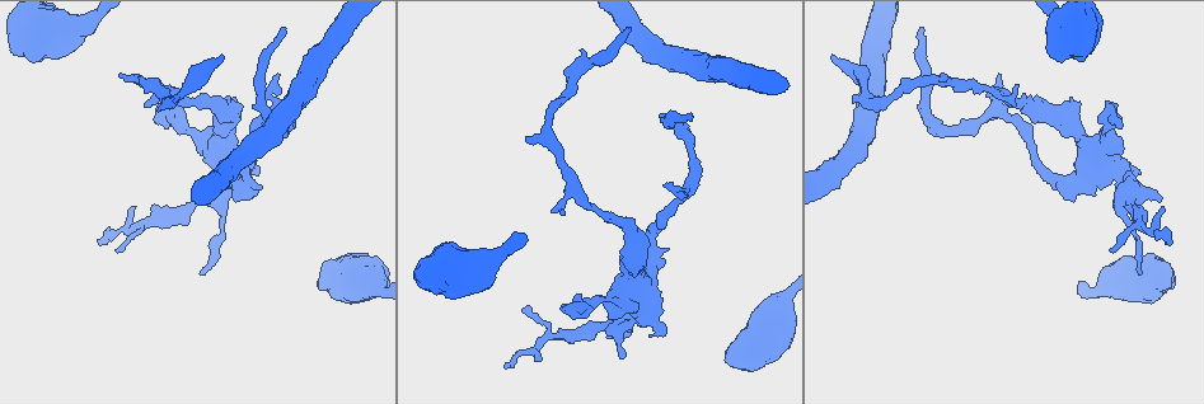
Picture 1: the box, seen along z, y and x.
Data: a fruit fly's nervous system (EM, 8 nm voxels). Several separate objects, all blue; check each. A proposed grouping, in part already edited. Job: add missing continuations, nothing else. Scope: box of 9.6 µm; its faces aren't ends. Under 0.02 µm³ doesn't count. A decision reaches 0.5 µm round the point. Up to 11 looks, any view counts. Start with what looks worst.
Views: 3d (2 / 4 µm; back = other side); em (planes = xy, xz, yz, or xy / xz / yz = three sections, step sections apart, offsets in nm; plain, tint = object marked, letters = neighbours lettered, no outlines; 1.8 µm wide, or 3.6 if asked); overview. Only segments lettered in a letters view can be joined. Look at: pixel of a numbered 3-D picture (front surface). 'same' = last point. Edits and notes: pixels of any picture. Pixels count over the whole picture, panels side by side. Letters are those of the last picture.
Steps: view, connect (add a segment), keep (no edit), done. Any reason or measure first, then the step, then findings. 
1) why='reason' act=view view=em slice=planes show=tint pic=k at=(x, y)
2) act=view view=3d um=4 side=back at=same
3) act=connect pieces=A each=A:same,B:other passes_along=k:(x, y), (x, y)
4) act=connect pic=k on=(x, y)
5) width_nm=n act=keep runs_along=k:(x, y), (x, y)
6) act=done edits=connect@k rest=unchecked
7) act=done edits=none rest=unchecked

why='free end' act=view view=3d um=4 pic=1 at=(648, 336)

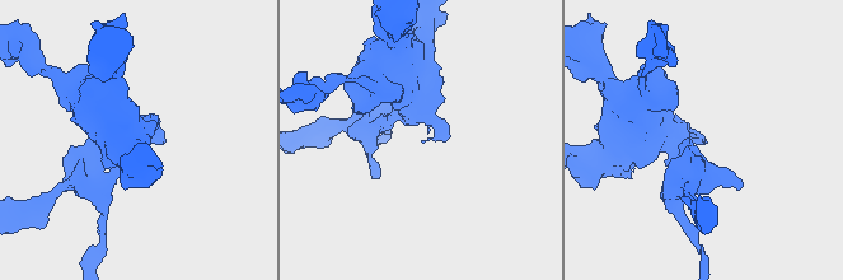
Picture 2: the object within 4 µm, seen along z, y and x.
act=view view=em slice=xy step=4 show=tint pic=2 at=(421, 142)

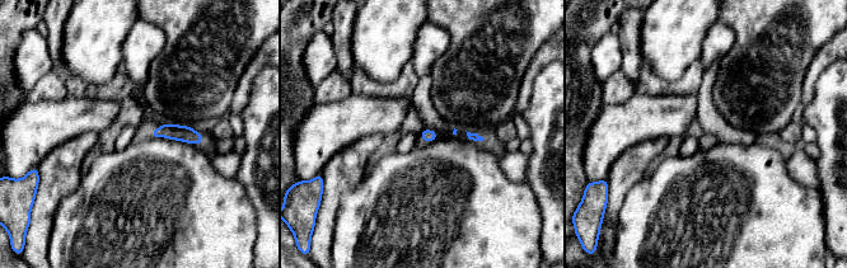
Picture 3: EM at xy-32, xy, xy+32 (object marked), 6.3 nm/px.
act=view view=em slice=planes show=letters at=same

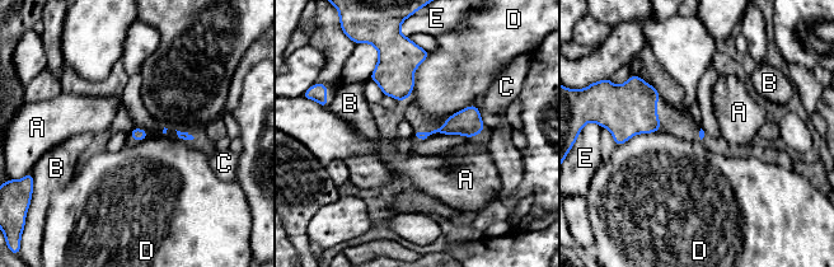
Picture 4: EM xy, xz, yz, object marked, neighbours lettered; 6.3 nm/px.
act=keep each=A:other,B:other,C:other,D:other,E:other found='no lettered segment goes on from it'

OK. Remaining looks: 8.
act=view view=em slice=planes show=letters pic=1 at=(631, 31)

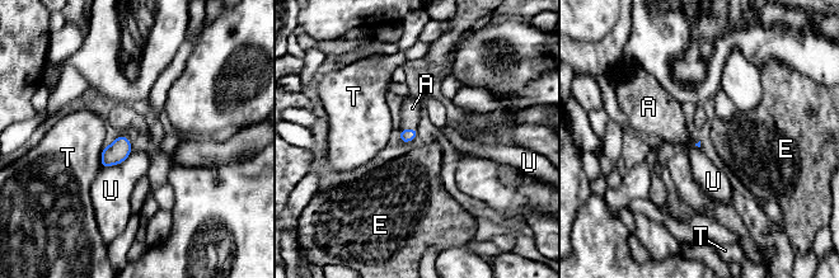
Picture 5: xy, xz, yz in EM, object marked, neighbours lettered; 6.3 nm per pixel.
act=connect pieces=A each=A:same,E:other,T:other,U:other passes_along=5:(406, 135), (408, 130), (412, 108) found='it goes on there'

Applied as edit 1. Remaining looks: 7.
why='narrows sharply' act=view view=em slice=planes show=letters pic=1 at=(686, 191)

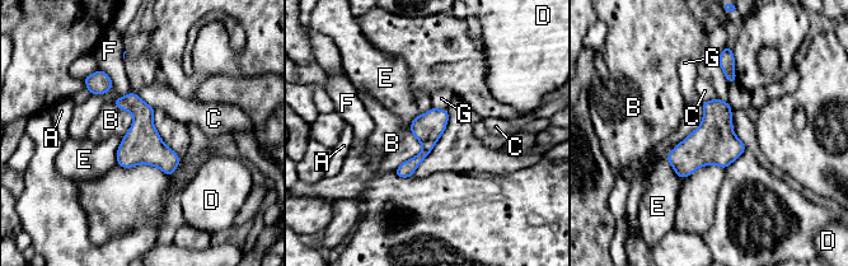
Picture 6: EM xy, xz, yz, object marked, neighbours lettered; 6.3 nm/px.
act=keep each=A:other,B:other,C:other,D:other,E:other,F:other,G:other border=6:(411, 124), (421, 150), (394, 172) found='no lettered segment goes on from it'

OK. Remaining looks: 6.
act=view view=3d um=2 pic=1 at=(282, 27)

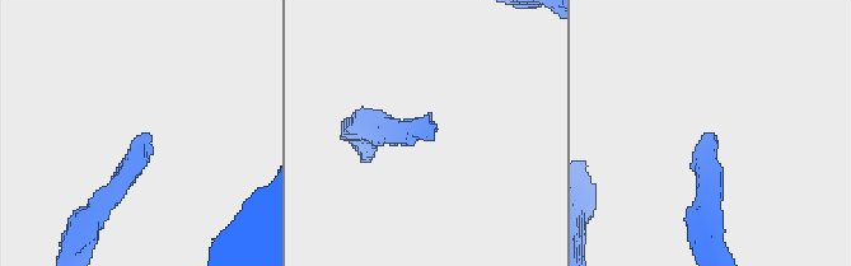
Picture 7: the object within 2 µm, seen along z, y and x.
act=view view=em slice=xz step=16 show=plain pic=7 at=(435, 128)

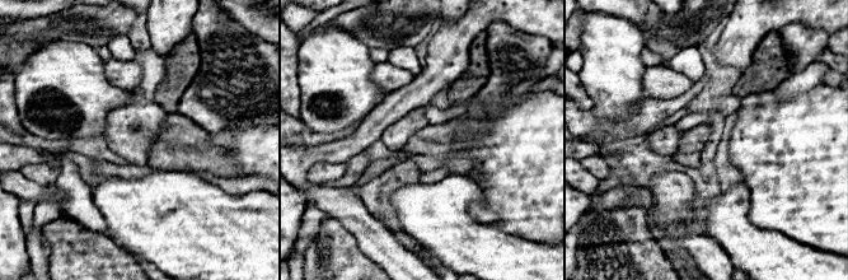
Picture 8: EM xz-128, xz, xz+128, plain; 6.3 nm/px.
why='what lies round it' act=view view=em slice=xz step=16 show=letters at=same

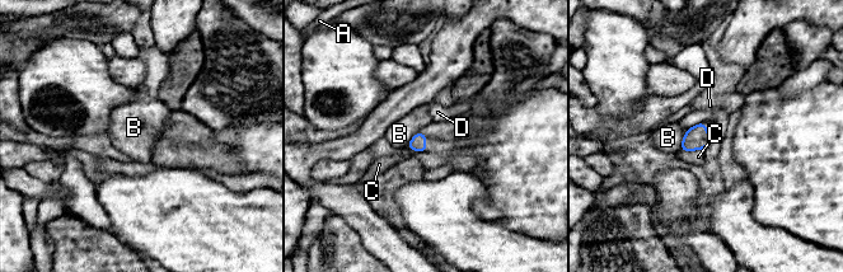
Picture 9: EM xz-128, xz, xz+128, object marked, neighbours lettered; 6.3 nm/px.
longest_contact=C:150nm act=keep each=A:other,B:other,C:other,D:other border=9:(687, 130), (679, 149) found='no lettered segment goes on from it'

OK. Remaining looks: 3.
act=done edits=connect@5 rest=unchecked

